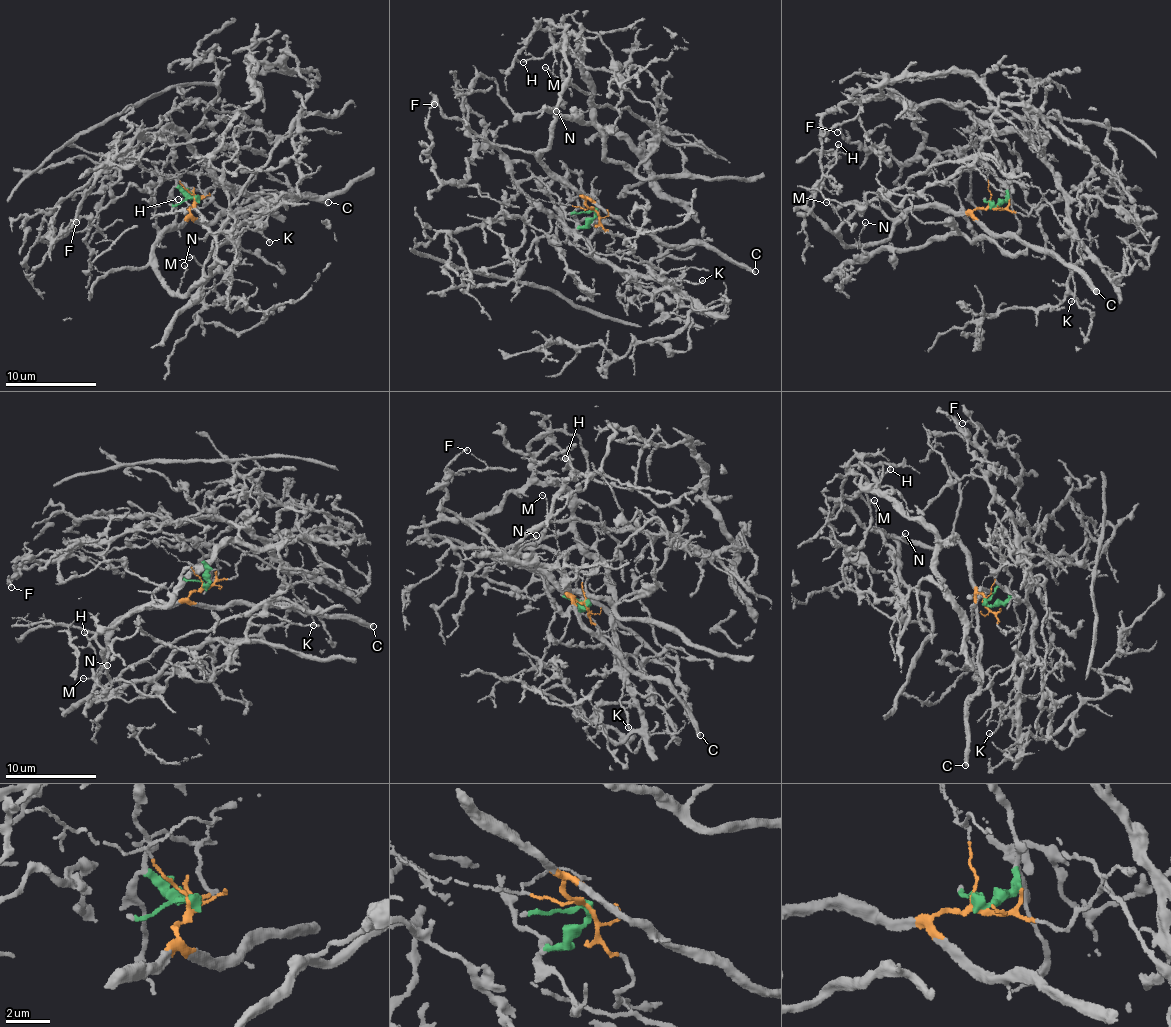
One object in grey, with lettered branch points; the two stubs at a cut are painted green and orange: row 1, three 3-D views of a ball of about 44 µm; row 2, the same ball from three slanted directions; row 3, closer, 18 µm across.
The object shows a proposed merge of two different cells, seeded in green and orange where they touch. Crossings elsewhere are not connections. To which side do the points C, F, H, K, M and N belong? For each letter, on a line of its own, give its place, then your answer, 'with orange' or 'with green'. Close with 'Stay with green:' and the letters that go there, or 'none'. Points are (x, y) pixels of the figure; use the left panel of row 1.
C: place (328, 202); with orange
F: place (76, 222); with green
H: place (178, 199); with orange
K: place (269, 242); with orange
M: place (189, 257); with orange
N: place (184, 265); with orange
Stay with green: F

